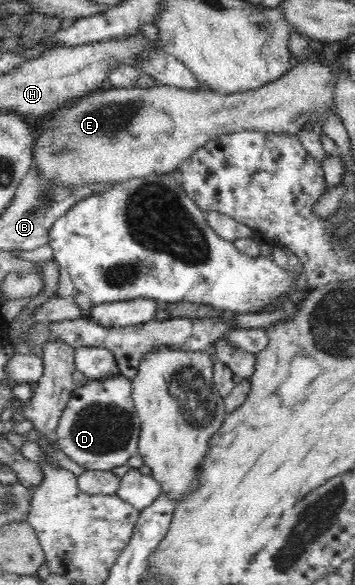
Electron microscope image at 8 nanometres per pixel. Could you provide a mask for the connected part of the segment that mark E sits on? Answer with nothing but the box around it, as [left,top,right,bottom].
[32,62,336,186]

